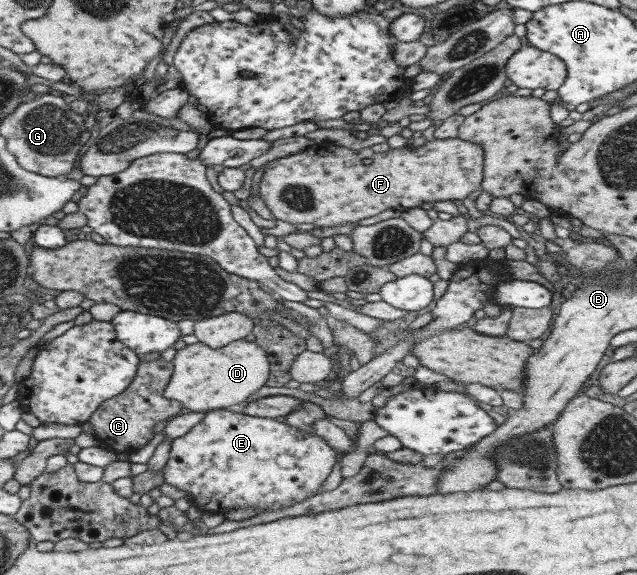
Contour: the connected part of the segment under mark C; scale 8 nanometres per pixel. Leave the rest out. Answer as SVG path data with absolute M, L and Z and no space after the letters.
M156 360L141 361L132 384L117 397L103 402L90 417L98 441L109 452L135 452L149 444L154 438L153 430L158 422L169 421L174 417L188 413L181 402L165 398L164 390L173 375L173 361Z

